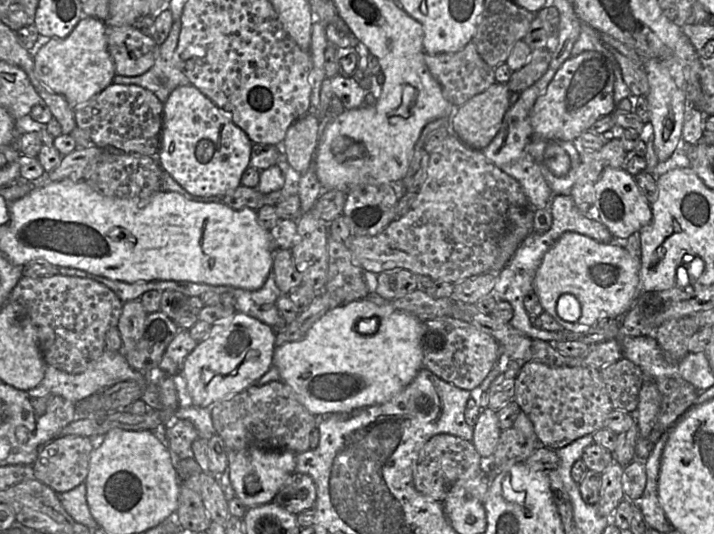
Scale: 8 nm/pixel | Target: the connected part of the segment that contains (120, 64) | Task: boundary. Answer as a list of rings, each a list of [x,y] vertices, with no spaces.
[[[135,25],[107,27],[106,36],[116,75],[139,76],[153,66],[159,46]]]

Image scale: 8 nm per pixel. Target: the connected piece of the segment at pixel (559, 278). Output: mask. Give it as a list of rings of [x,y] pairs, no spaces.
[[[565,232],[544,255],[536,270],[533,291],[545,312],[564,331],[587,332],[599,319],[624,315],[633,305],[639,283],[640,259],[632,256],[613,239],[611,243],[600,243],[576,232]]]

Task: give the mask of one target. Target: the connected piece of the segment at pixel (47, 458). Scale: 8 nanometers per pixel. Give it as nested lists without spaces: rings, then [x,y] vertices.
[[[81,436],[56,437],[43,447],[33,464],[35,480],[49,486],[57,494],[85,484],[90,458],[96,440]]]

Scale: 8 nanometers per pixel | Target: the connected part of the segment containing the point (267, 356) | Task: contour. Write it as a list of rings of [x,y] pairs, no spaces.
[[[237,311],[212,325],[211,332],[188,355],[182,376],[194,406],[211,408],[258,381],[273,365],[276,333],[273,327]]]

